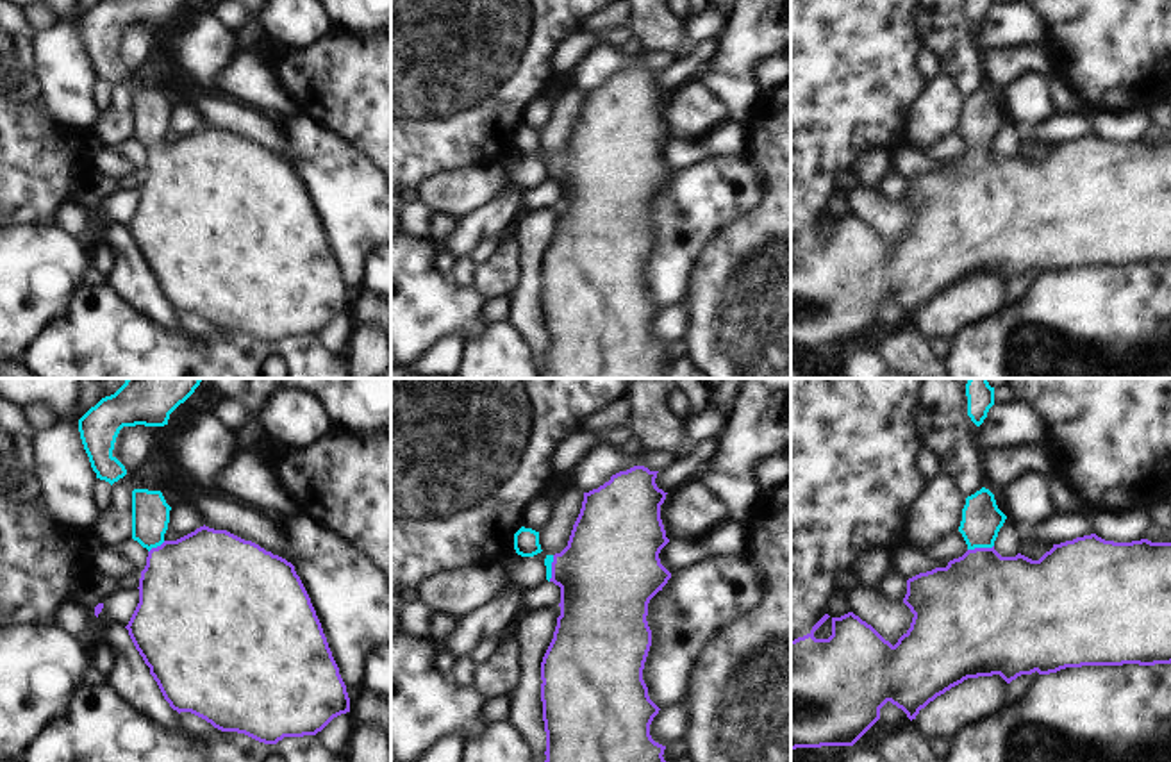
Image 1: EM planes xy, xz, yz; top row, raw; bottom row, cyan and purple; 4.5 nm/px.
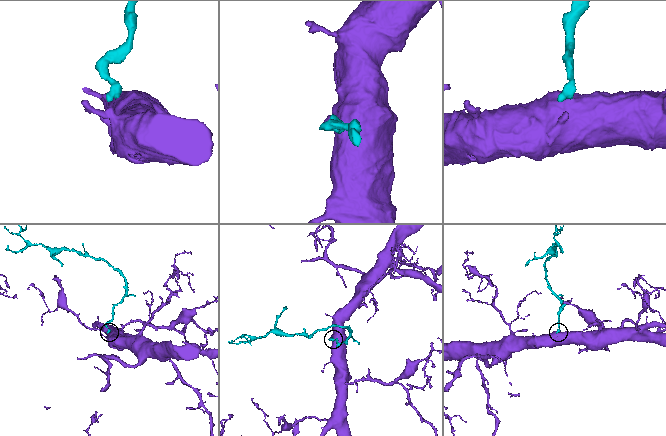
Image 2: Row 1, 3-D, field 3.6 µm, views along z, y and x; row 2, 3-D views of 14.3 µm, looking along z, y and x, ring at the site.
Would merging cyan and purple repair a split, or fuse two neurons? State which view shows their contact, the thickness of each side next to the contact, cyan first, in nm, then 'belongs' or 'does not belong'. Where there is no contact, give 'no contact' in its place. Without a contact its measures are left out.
contact in yz; calibres 180 and 460 nm; belongs

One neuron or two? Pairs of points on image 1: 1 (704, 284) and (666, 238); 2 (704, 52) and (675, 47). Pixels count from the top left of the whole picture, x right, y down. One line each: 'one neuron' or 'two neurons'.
1: two neurons
2: two neurons

